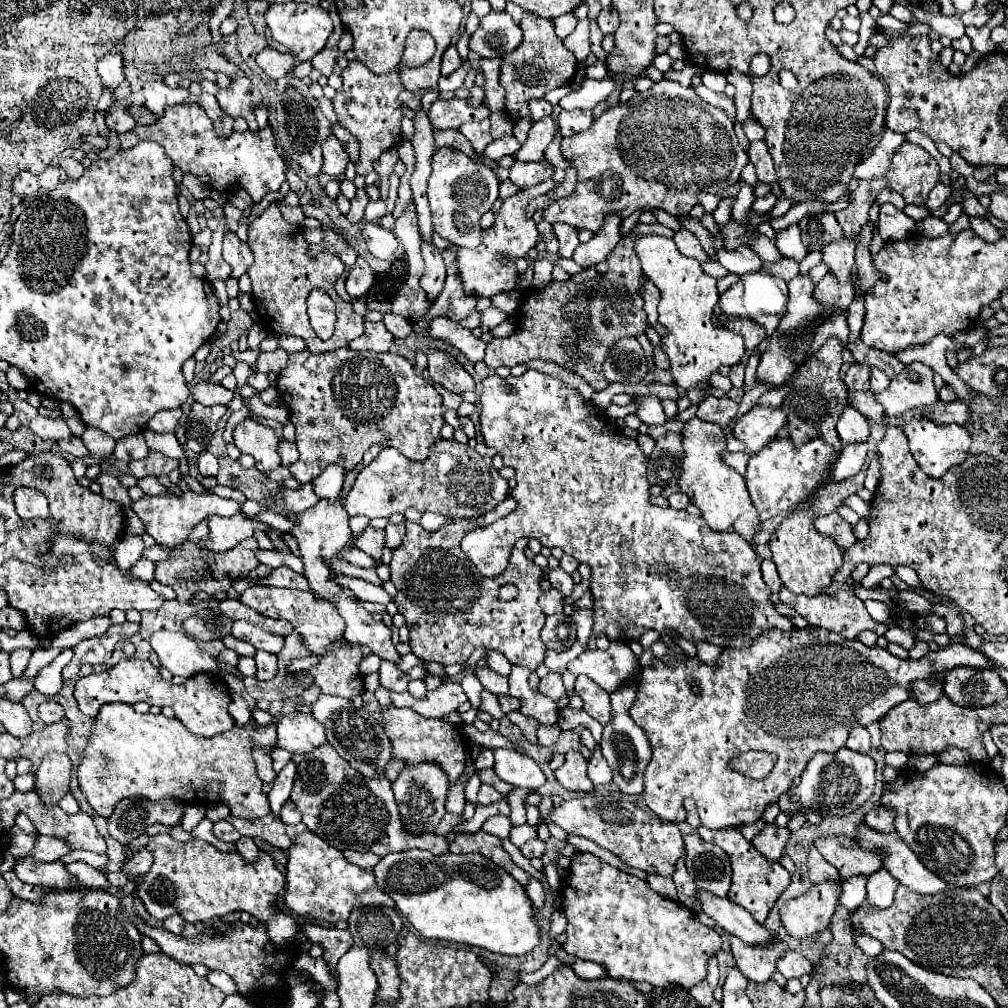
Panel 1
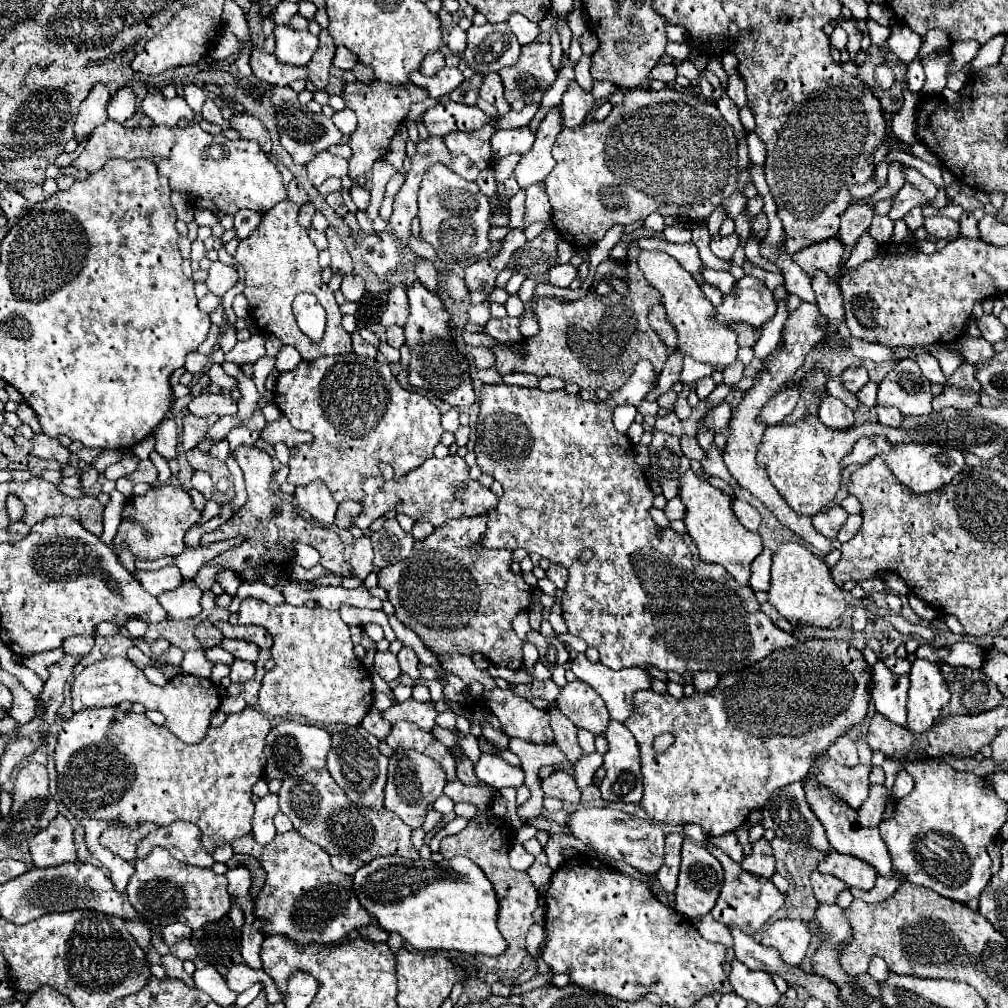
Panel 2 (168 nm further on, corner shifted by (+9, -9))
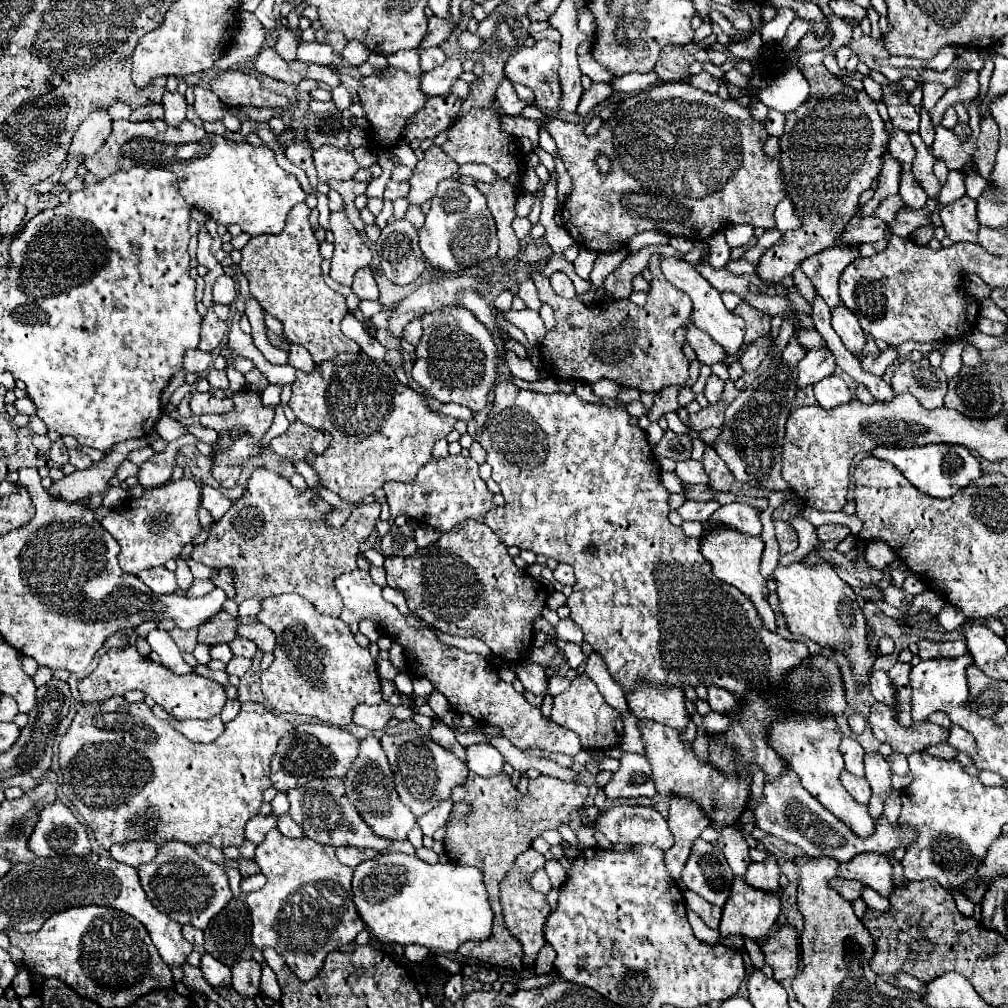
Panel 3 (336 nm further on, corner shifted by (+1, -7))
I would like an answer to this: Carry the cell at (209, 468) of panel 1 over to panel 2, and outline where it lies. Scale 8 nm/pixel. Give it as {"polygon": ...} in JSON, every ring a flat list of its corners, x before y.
{"polygon":[[196,470,194,476,192,476,192,486,194,486,198,492,202,492,202,494,206,496,206,500,212,498,212,480,210,480,210,474]]}

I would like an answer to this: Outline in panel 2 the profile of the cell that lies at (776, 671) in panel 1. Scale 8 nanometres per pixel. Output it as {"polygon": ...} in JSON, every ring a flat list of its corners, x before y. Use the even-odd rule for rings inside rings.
{"polygon":[[806,640,806,642,800,642,800,644,790,646,790,648,774,650,772,654,768,654,760,662,754,662,746,670,722,674,716,688,712,688,710,692,694,692,692,696,674,698,668,692,658,694,650,688,638,690,636,692,636,710,632,710,632,714,628,716,624,726,634,734,638,748,640,748,642,784,644,784,644,796,642,796,640,806,646,810,646,814,654,822,660,822,660,824,670,824,670,826,698,824,708,836,734,832,744,824,744,820,748,818,750,812,762,810,766,806,766,802,774,790,778,790,786,784,792,784,792,782,802,782,802,778,808,776,812,762,816,762,822,754,826,754,828,746,832,746,832,742,836,742,836,738,844,736,852,726,860,724,866,718,870,702,872,702,872,668,868,666,868,662,864,660,860,650,856,650,854,646,850,646,848,642,842,642,842,640],[664,732,670,732,674,736,674,744,666,752,656,754,656,752,652,752,652,742,658,734,664,734]]}

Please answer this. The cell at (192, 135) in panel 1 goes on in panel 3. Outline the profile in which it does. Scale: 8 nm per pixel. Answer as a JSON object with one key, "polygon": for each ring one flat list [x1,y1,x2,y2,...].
{"polygon":[[118,120,112,124,112,134,104,146,86,158,84,166,98,180,132,166,168,168,178,176,180,194,190,206,206,210,218,224,238,224,250,236,280,234,290,208,306,200,296,176,286,174,276,164,274,152,268,146,230,142,222,136,206,134,204,128,188,120,178,128,168,126,164,120]]}

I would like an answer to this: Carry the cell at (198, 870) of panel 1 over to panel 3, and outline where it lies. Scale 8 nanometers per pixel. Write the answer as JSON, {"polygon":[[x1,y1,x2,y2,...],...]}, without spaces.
{"polygon":[[166,842,158,848,152,862,138,866,138,876,150,902,180,924,192,924,204,930,208,922,232,900,232,890,224,866,212,864,196,852,194,846,184,842]]}

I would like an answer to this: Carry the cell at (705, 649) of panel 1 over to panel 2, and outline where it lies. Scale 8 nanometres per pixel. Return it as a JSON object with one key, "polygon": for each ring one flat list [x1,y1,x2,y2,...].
{"polygon":[[700,672,700,674,694,674,694,686,698,692,708,692,716,686,718,682,718,674,716,672]]}

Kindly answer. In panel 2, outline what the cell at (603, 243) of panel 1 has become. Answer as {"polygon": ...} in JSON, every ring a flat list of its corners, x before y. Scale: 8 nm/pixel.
{"polygon":[[568,262,568,264,554,264,550,270,550,284,558,286,558,288,568,288,570,282,576,278,576,268]]}

